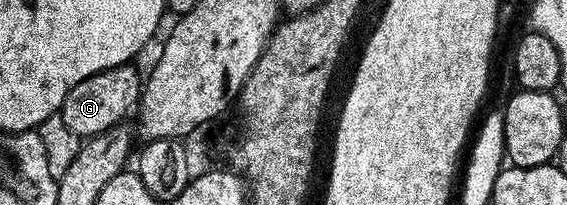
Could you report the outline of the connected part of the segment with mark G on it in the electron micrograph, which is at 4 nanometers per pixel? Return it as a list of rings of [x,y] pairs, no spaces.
[[[133,65],[124,67],[112,67],[106,71],[100,71],[97,75],[87,77],[87,81],[79,81],[71,93],[63,101],[59,114],[64,125],[80,137],[92,137],[101,135],[104,131],[118,126],[125,114],[132,112],[138,106],[143,86],[142,76],[137,76]]]

